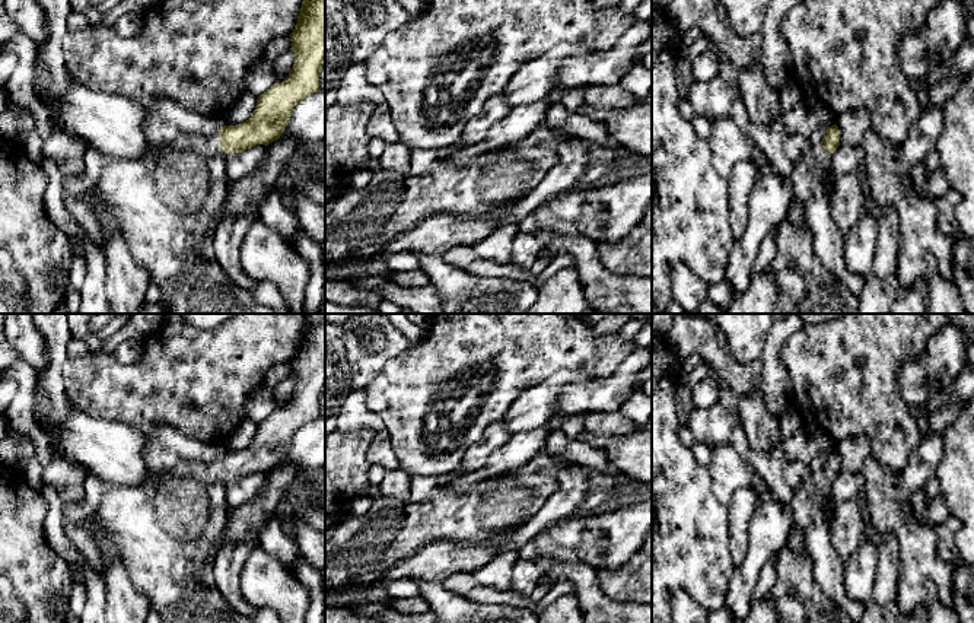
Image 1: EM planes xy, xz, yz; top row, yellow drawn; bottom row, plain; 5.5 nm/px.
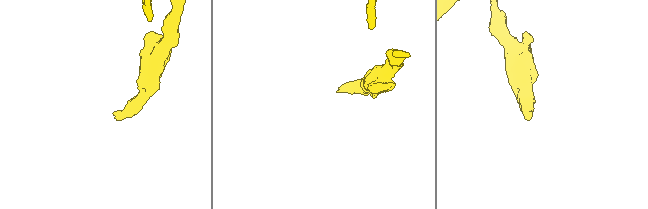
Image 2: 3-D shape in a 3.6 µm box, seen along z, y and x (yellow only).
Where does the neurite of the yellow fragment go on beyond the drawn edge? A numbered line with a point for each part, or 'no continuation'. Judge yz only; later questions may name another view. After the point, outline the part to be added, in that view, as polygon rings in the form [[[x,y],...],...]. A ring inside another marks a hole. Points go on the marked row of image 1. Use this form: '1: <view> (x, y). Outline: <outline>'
1: yz (821, 158). Outline: [[[815,146],[811,152],[814,160],[815,174],[824,187],[824,194],[830,200],[833,184],[835,178],[830,174],[831,156],[822,146]]]

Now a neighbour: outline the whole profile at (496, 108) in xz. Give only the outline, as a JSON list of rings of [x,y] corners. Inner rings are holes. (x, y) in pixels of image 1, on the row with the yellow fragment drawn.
[[[499,93],[488,99],[481,112],[471,118],[464,127],[461,146],[472,146],[481,142],[490,128],[510,112],[504,93]]]

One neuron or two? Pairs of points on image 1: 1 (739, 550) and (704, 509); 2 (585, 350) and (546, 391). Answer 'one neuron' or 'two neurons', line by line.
1: two neurons
2: two neurons

